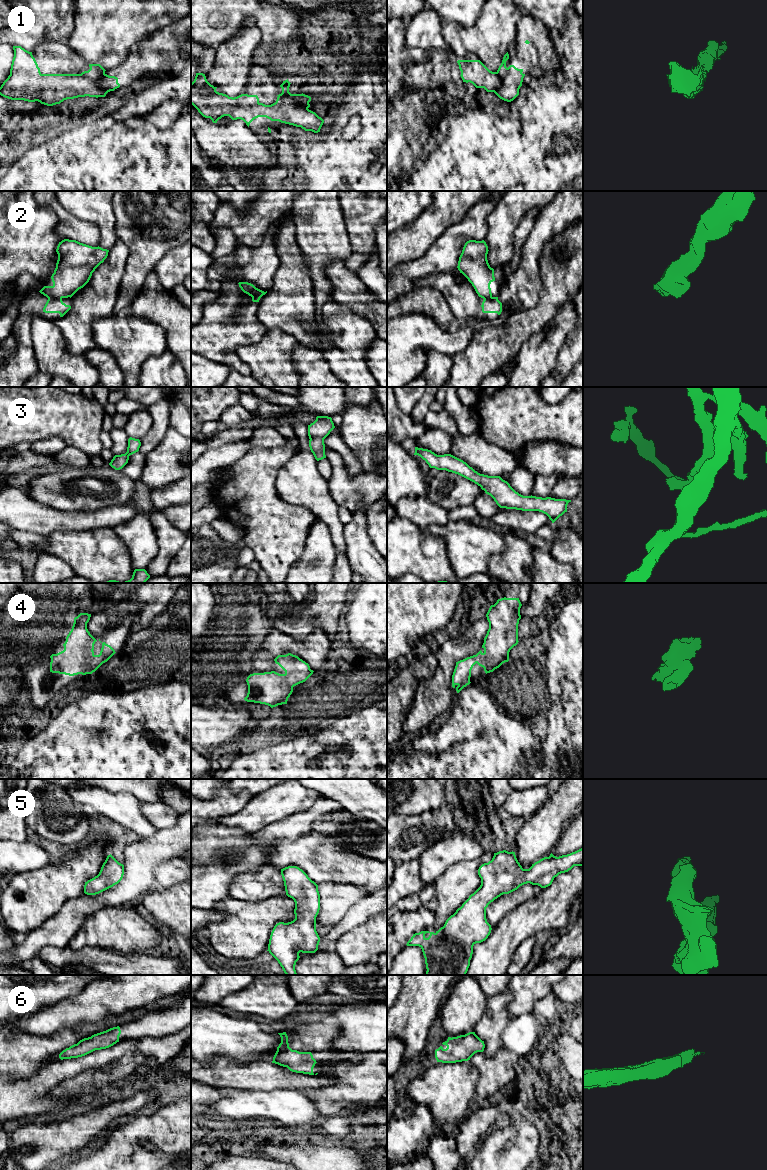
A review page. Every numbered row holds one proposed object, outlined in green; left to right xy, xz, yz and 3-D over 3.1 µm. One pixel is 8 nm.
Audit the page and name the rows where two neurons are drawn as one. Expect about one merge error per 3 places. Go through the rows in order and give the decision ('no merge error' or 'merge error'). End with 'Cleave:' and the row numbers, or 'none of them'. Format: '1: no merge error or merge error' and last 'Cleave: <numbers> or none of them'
1: merge error
2: merge error
3: no merge error
4: no merge error
5: no merge error
6: no merge error
Cleave: 1, 2

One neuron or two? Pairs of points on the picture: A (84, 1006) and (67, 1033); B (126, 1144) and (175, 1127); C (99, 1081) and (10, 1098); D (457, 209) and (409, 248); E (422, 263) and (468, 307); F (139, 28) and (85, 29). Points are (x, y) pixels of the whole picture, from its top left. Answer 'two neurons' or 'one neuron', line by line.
A: two neurons
B: one neuron
C: one neuron
D: one neuron
E: two neurons
F: one neuron

